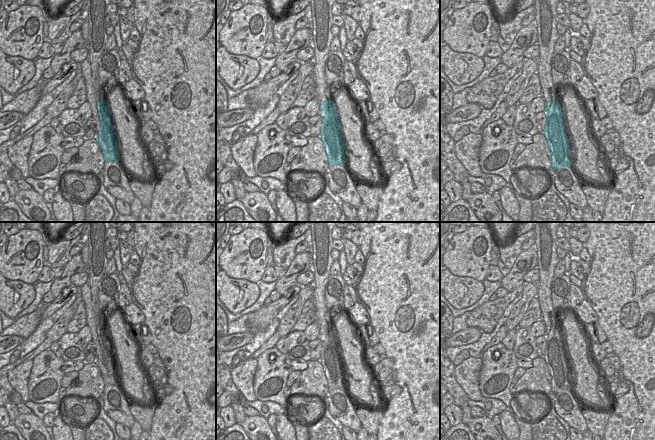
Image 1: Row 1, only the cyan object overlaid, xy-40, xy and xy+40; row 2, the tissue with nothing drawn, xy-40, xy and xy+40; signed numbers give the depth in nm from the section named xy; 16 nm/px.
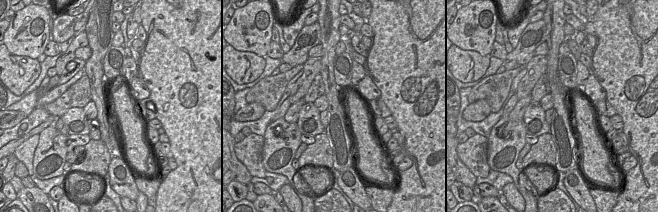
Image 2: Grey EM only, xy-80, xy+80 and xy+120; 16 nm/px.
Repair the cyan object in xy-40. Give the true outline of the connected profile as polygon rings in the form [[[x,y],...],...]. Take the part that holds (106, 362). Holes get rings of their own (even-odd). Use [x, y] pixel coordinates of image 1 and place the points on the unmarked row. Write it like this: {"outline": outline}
{"outline": [[[88,222],[87,224],[89,245],[88,275],[92,308],[96,315],[97,333],[101,346],[101,354],[96,361],[96,364],[101,372],[104,385],[114,385],[119,389],[117,364],[111,346],[111,339],[106,333],[106,314],[98,300],[98,284],[105,274],[108,263],[106,257],[106,240],[109,227],[109,222]]]}

